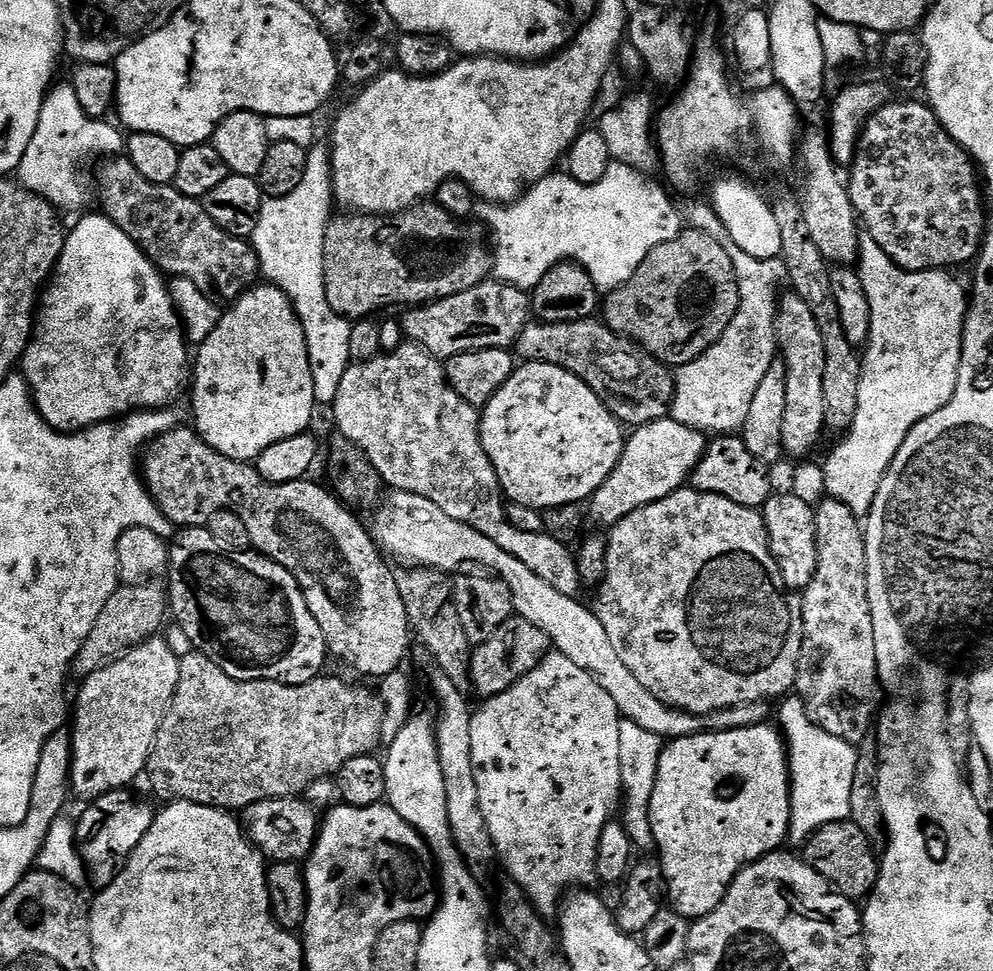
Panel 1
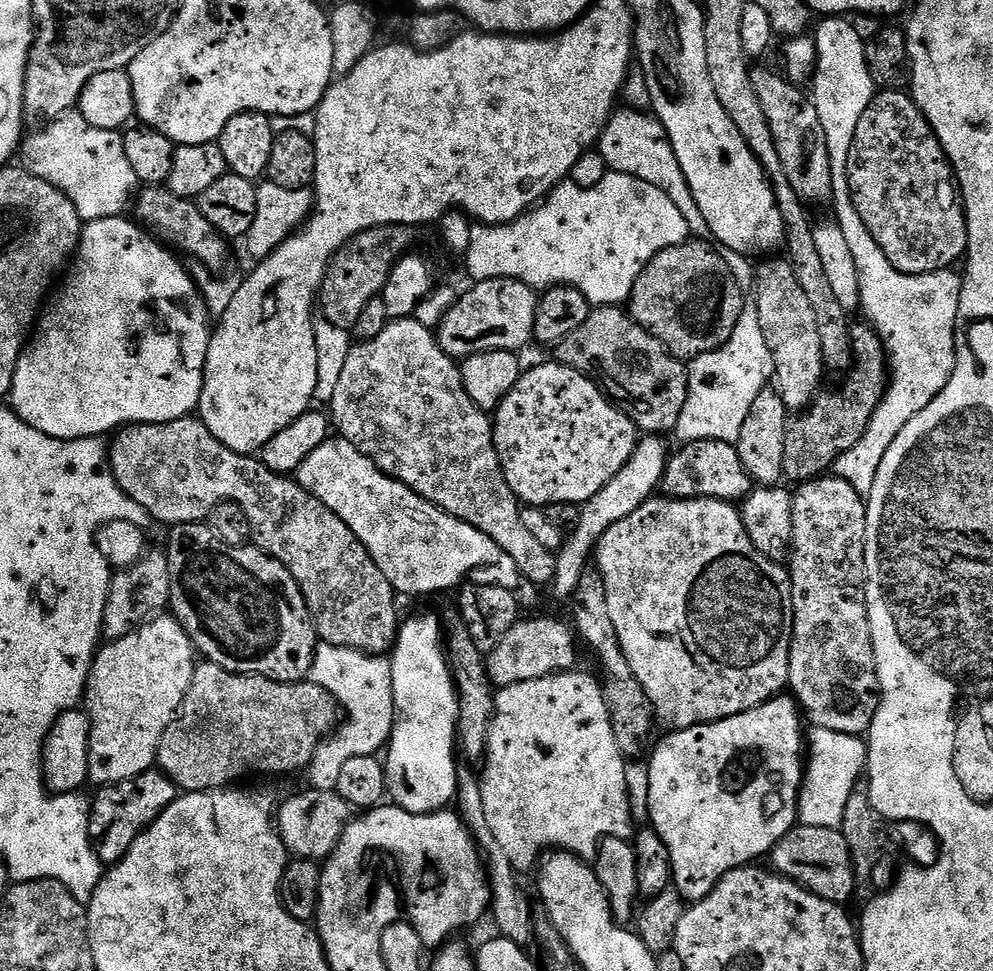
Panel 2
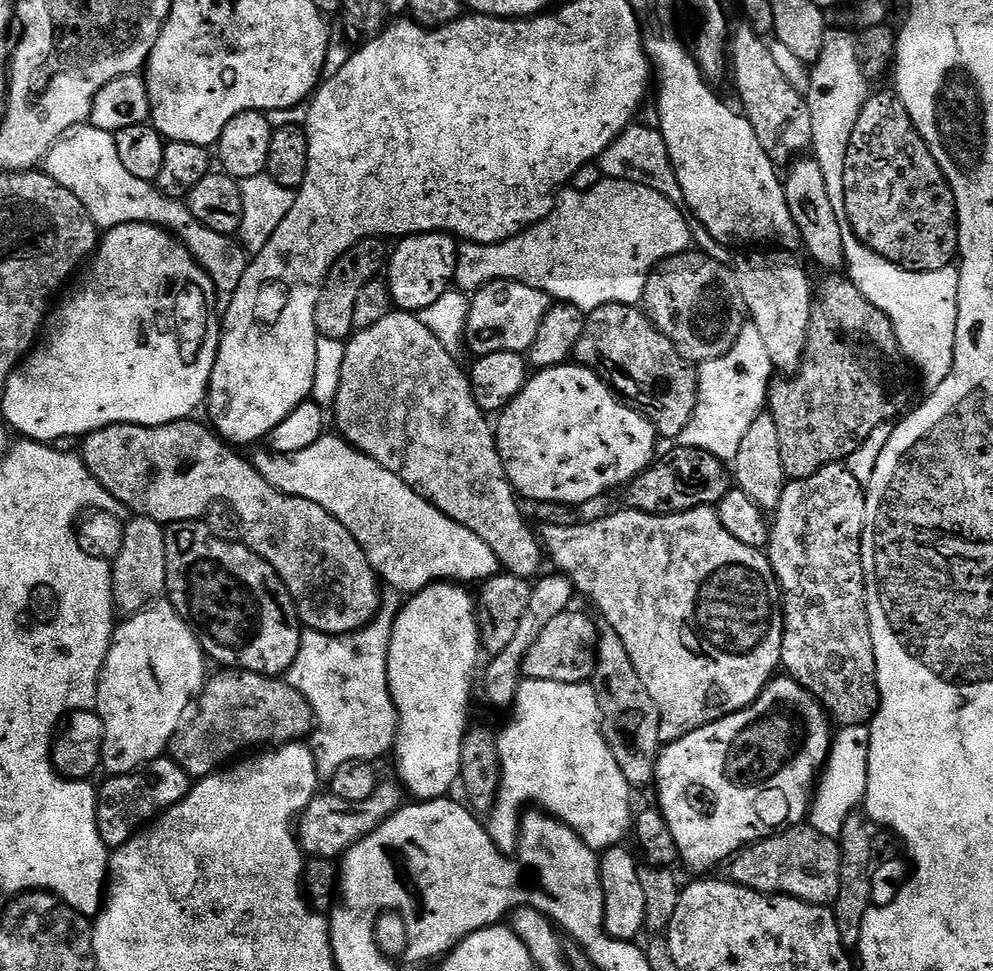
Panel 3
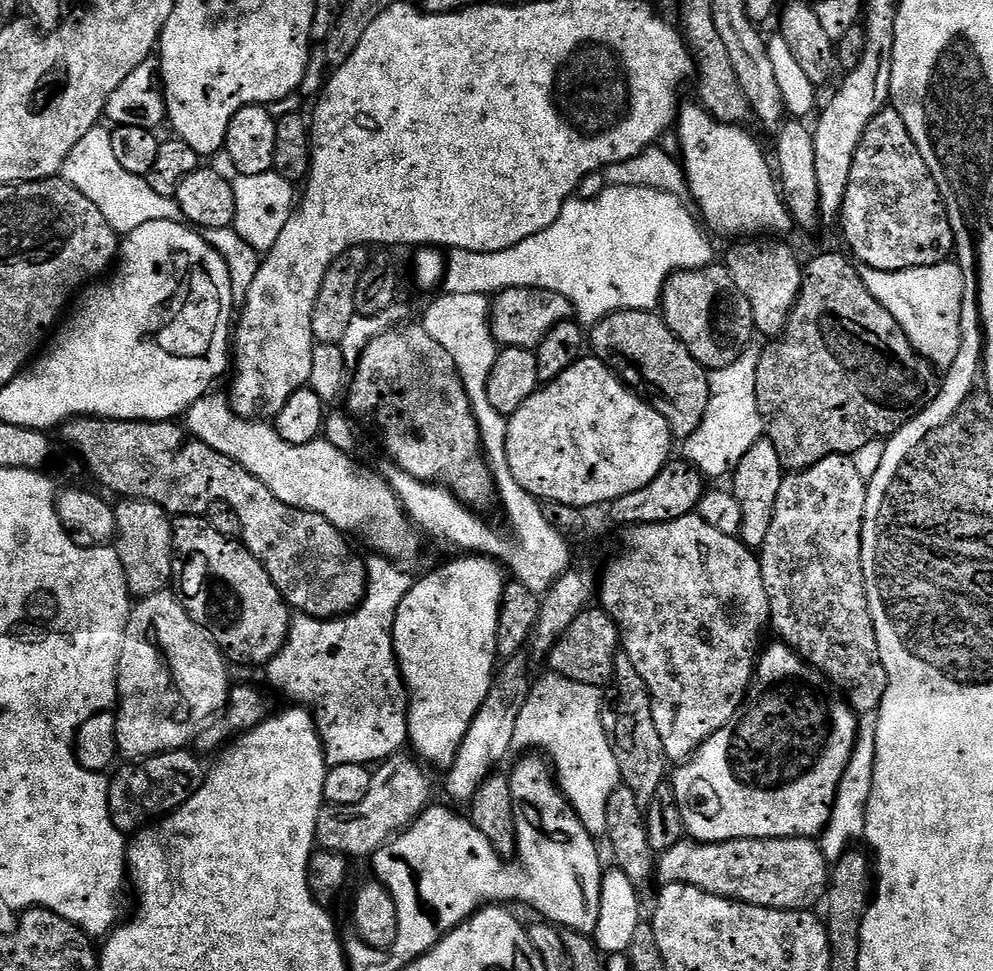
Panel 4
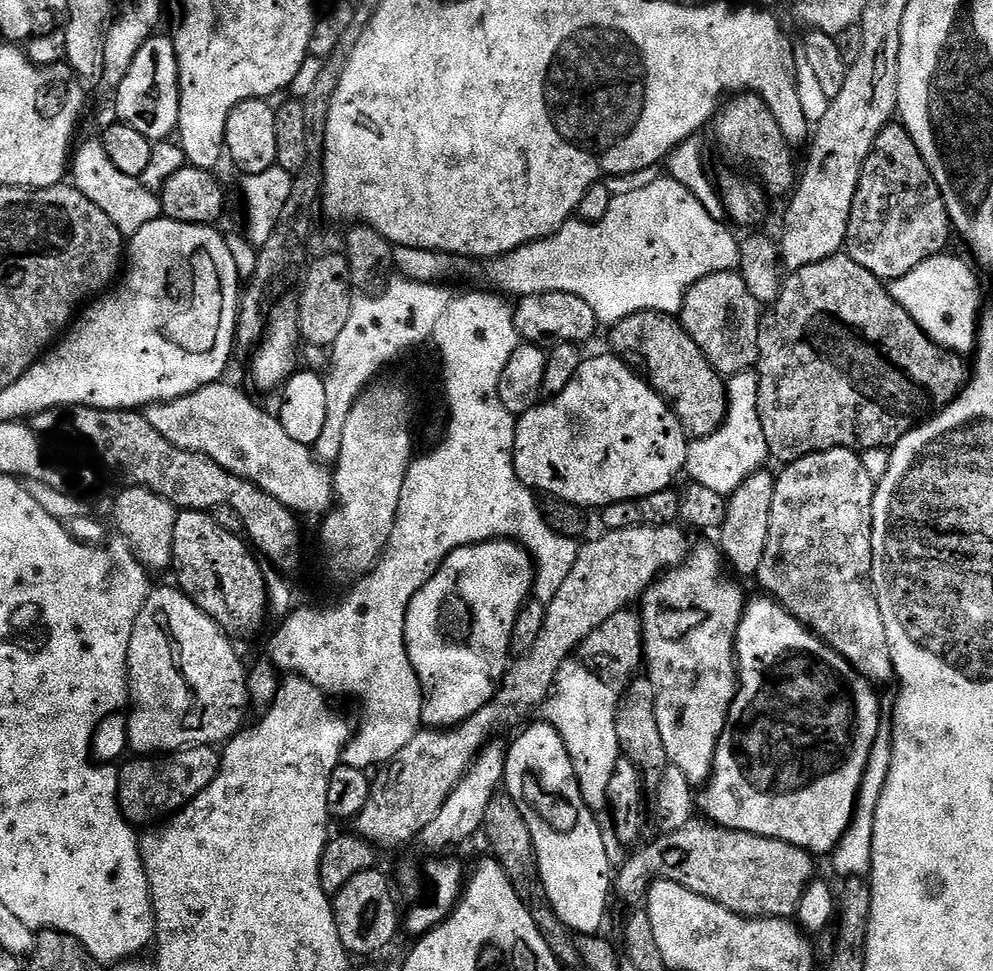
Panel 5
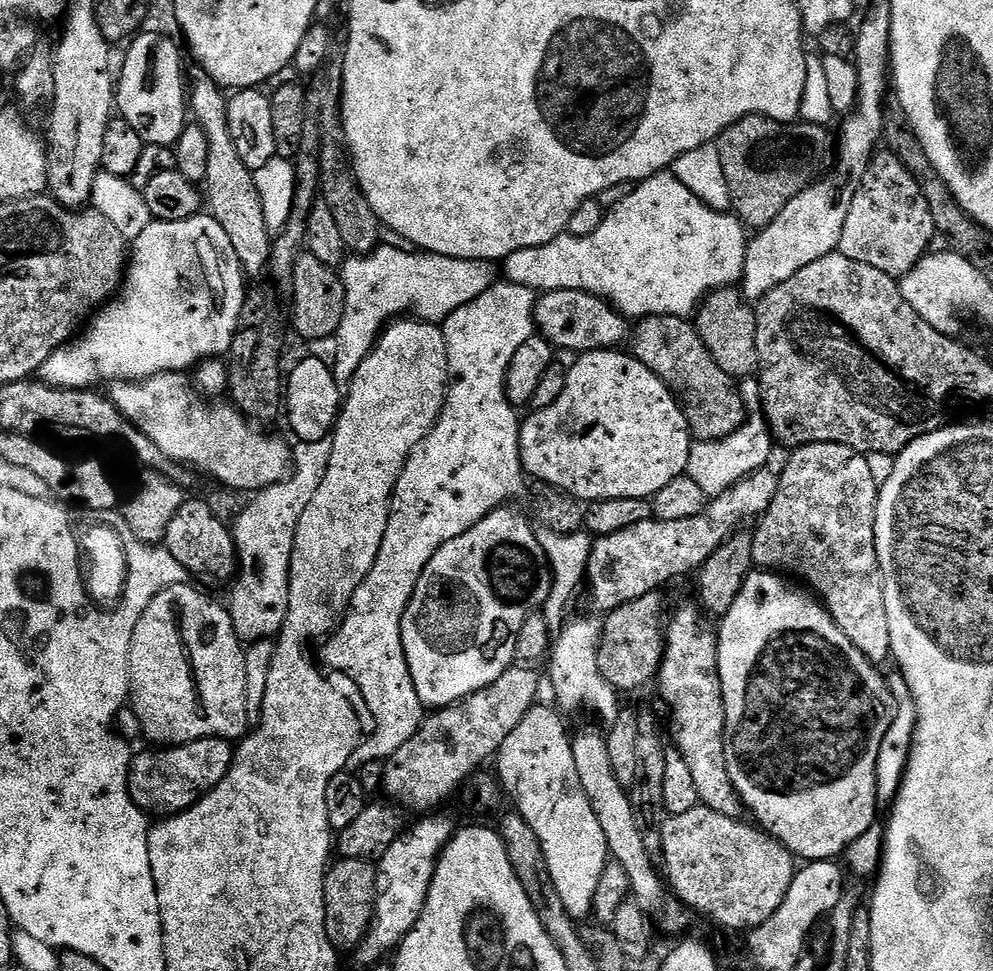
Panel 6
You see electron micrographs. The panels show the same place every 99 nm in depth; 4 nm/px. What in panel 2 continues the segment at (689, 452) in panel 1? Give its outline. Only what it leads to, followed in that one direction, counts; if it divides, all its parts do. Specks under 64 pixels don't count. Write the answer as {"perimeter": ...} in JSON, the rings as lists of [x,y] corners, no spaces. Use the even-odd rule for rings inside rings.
{"perimeter":[[[645,435],[637,443],[634,454],[630,454],[626,466],[622,466],[622,470],[618,470],[618,474],[614,474],[614,478],[610,478],[610,482],[606,482],[606,486],[602,486],[598,494],[594,494],[594,498],[584,501],[580,510],[579,526],[572,529],[556,552],[556,569],[550,591],[558,599],[564,602],[571,601],[574,590],[578,590],[578,578],[582,578],[582,574],[589,567],[602,534],[606,534],[606,530],[610,530],[614,522],[622,522],[622,518],[630,518],[634,510],[638,510],[657,495],[658,489],[664,483],[666,463],[666,451],[664,452],[664,444],[660,440],[663,439],[659,435]]]}

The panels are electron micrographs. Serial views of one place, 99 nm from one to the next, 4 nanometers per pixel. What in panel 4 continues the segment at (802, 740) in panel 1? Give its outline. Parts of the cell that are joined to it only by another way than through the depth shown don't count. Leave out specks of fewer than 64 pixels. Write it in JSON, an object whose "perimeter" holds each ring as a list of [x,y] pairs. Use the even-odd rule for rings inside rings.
{"perimeter":[[[862,712],[858,716],[856,729],[856,745],[852,750],[852,757],[846,766],[846,774],[842,774],[842,782],[838,786],[836,801],[830,814],[830,822],[818,837],[822,854],[835,862],[844,857],[845,852],[853,847],[857,839],[863,837],[866,826],[866,810],[870,802],[870,790],[874,782],[874,762],[876,761],[876,712]]]}

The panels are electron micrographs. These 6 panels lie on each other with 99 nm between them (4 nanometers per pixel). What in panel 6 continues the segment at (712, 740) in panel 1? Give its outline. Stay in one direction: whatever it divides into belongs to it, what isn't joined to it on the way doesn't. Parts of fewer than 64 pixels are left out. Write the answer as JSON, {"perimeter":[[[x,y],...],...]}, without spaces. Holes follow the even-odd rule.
{"perimeter":[[[753,570],[748,573],[746,582],[734,598],[734,606],[719,621],[718,639],[716,641],[716,669],[720,675],[720,689],[724,695],[724,749],[726,766],[730,770],[732,784],[740,795],[745,809],[756,815],[755,823],[769,836],[786,845],[793,856],[804,862],[814,860],[837,859],[836,855],[847,853],[848,847],[866,830],[876,823],[877,773],[878,765],[885,751],[885,739],[894,726],[894,713],[897,711],[896,700],[892,697],[892,688],[884,681],[881,669],[871,664],[846,638],[846,634],[832,620],[821,601],[811,595],[803,596],[796,588],[783,584],[781,577],[772,570]]]}

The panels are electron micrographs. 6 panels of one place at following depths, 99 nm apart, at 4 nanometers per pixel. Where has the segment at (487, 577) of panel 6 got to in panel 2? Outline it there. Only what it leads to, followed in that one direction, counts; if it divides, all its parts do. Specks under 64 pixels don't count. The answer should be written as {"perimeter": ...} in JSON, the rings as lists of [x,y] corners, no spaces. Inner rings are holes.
{"perimeter":[[[412,616],[405,624],[403,621],[390,653],[390,704],[396,707],[396,725],[393,728],[391,725],[390,739],[386,744],[388,792],[396,807],[414,814],[443,812],[451,805],[448,803],[456,800],[456,723],[460,711],[456,686],[448,668],[442,620],[436,616]]]}

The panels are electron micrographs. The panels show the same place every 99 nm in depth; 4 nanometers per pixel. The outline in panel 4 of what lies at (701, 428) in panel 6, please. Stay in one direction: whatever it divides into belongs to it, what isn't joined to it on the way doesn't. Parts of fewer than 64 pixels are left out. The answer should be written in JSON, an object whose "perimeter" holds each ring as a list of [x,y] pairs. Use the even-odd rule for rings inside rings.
{"perimeter":[[[622,310],[621,312],[610,313],[597,324],[591,325],[590,352],[597,360],[601,360],[611,372],[616,373],[631,391],[649,401],[652,408],[658,410],[658,414],[662,414],[662,418],[666,418],[672,435],[677,441],[687,440],[690,434],[694,434],[698,430],[698,426],[706,414],[706,406],[710,397],[708,390],[709,373],[670,330],[670,326],[665,322],[663,315],[652,310],[647,312]]]}

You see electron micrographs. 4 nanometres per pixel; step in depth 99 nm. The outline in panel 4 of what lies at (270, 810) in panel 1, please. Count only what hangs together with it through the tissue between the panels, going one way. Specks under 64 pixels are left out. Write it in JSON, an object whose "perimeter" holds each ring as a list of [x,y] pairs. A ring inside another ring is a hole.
{"perimeter":[[[404,755],[389,756],[373,771],[370,794],[366,794],[366,798],[362,798],[362,802],[358,802],[354,806],[329,804],[321,808],[316,823],[316,842],[320,848],[325,848],[331,852],[340,852],[349,858],[355,858],[355,856],[370,858],[383,844],[388,843],[393,836],[403,832],[413,820],[417,820],[423,814],[424,809],[429,807],[431,800],[428,799],[432,796],[432,780],[428,777],[429,769],[415,755]]]}

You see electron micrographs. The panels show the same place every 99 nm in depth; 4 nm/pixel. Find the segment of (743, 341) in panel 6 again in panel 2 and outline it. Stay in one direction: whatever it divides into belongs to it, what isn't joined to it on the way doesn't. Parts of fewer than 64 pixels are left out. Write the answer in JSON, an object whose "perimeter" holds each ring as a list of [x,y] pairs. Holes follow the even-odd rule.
{"perimeter":[[[689,238],[678,246],[662,250],[644,267],[634,282],[632,295],[626,301],[626,311],[638,326],[662,341],[670,355],[691,362],[702,354],[716,352],[727,342],[730,334],[734,334],[734,326],[738,326],[738,318],[742,318],[746,307],[744,292],[745,289],[734,278],[730,266],[711,243]]]}

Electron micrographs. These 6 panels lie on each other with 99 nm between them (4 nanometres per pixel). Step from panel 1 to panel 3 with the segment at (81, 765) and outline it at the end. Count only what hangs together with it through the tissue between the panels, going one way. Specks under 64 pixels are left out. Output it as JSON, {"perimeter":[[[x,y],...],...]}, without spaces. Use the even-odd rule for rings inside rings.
{"perimeter":[[[167,598],[115,625],[95,706],[105,732],[101,765],[108,776],[137,772],[142,765],[165,755],[185,723],[184,711],[191,704],[193,707],[207,684],[206,666],[204,647],[191,624]]]}

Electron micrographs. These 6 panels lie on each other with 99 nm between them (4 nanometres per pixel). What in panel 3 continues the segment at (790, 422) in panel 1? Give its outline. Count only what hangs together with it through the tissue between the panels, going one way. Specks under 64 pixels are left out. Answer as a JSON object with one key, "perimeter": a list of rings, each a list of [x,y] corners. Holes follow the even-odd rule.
{"perimeter":[[[783,250],[745,252],[748,253],[741,260],[739,257],[735,261],[734,271],[738,278],[738,290],[742,290],[742,298],[748,307],[749,321],[763,339],[773,369],[777,373],[784,372],[780,374],[799,373],[800,365],[805,361],[814,284],[808,281],[808,272],[800,265],[799,255]]]}

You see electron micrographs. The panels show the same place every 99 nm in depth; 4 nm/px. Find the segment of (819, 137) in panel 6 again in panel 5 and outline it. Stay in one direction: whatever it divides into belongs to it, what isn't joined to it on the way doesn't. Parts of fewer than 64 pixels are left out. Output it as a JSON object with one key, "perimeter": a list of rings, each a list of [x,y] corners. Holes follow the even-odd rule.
{"perimeter":[[[732,94],[721,103],[715,117],[716,140],[732,160],[745,164],[756,175],[755,183],[772,196],[787,197],[798,180],[798,168],[792,165],[792,152],[774,114],[763,100],[751,94]]]}

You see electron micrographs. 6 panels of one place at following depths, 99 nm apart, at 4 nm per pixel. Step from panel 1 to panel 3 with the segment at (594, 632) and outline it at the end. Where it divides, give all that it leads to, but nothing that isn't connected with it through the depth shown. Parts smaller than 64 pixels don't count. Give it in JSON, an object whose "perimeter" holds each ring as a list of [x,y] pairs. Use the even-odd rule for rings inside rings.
{"perimeter":[[[325,434],[321,436],[318,442],[314,442],[314,446],[306,446],[306,450],[298,450],[289,456],[273,454],[268,450],[263,451],[258,453],[257,456],[253,455],[251,457],[252,465],[259,470],[262,478],[266,478],[266,482],[270,482],[270,486],[274,486],[282,494],[306,498],[306,502],[318,502],[318,506],[322,506],[322,510],[326,510],[331,516],[338,518],[338,522],[342,522],[342,526],[346,526],[346,530],[350,530],[350,534],[354,534],[358,546],[362,546],[362,550],[370,562],[370,566],[376,572],[377,577],[389,589],[401,594],[415,594],[424,588],[429,588],[431,584],[441,582],[468,582],[464,580],[483,582],[501,571],[500,559],[492,553],[490,546],[486,546],[486,542],[482,542],[482,538],[478,538],[478,534],[474,534],[474,530],[466,530],[466,526],[462,526],[458,522],[454,522],[446,514],[442,514],[429,500],[422,498],[410,486],[406,486],[406,482],[402,482],[402,478],[398,478],[398,474],[390,474],[390,470],[386,470],[386,466],[378,466],[378,462],[374,462],[374,458],[370,458],[365,452],[358,451],[353,444],[349,444],[347,440],[339,435]]]}

